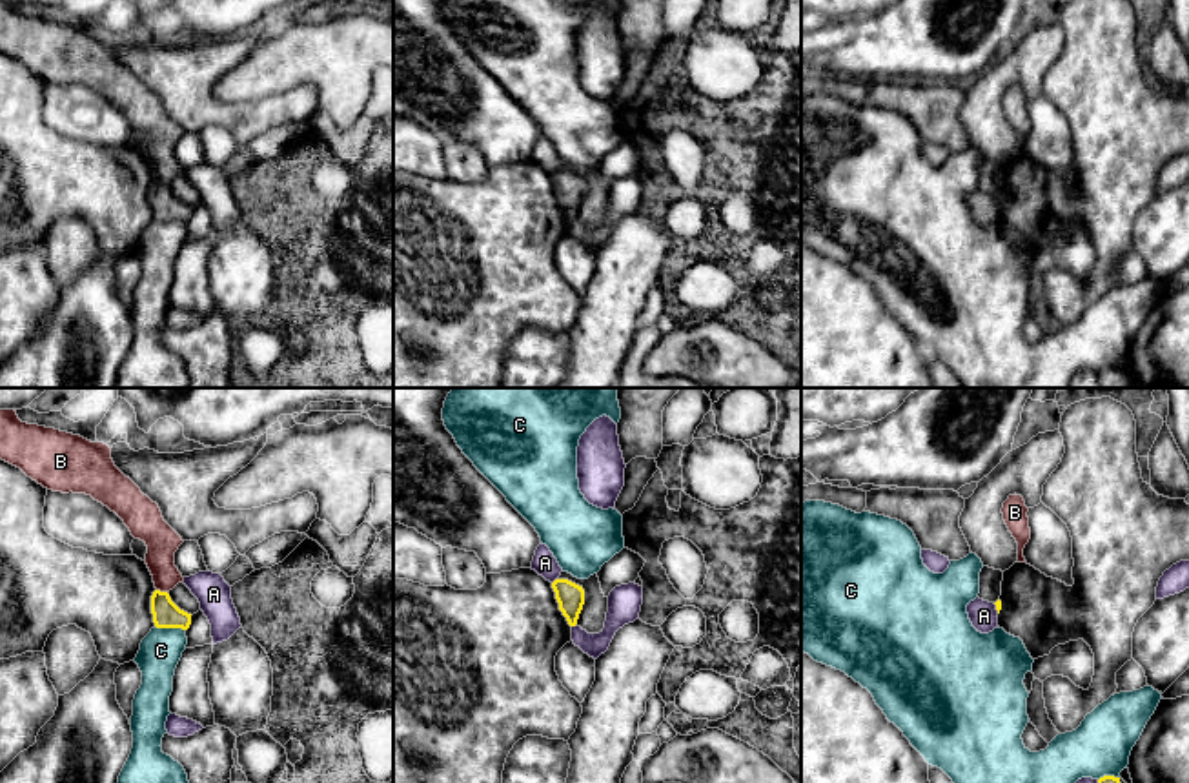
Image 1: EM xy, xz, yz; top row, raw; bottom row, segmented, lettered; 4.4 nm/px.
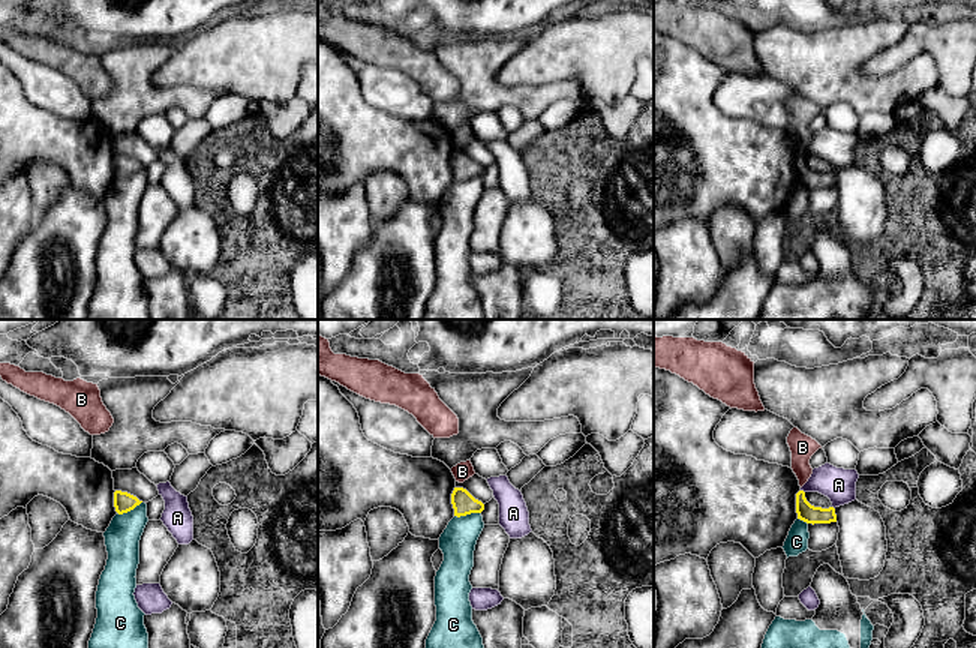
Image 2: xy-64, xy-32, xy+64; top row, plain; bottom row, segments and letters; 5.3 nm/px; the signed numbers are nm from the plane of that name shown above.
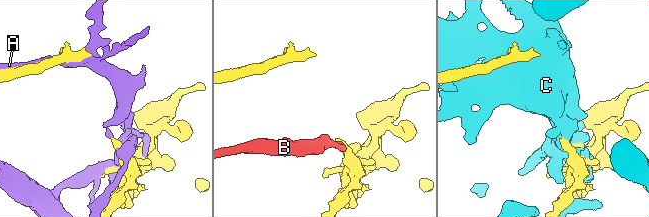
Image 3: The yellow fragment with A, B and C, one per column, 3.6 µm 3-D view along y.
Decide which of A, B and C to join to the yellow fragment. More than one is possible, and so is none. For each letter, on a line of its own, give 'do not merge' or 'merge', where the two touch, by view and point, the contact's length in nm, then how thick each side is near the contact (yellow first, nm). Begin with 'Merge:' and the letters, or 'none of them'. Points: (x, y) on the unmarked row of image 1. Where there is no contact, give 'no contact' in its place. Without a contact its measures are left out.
Merge: B
A: do not merge; meets yellow in xz at (554, 173); contact 40 nm long; 120 nm thick on the yellow side, 100 nm on the other
B: merge; meets yellow in xy at (162, 184); contact 50 nm long; 120 nm thick on the yellow side, 150 nm on the other
C: do not merge; meets yellow in xy at (170, 219); contact 140 nm long; 120 nm thick on the yellow side, 190 nm on the other

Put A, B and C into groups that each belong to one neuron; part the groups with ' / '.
A / B / C

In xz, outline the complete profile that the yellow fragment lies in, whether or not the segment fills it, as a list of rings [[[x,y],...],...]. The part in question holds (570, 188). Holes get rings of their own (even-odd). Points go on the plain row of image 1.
[[[555,171],[552,175],[552,180],[555,184],[555,191],[559,195],[559,202],[566,209],[570,219],[577,217],[579,206],[584,197],[584,182],[583,178],[568,173],[568,171]]]

